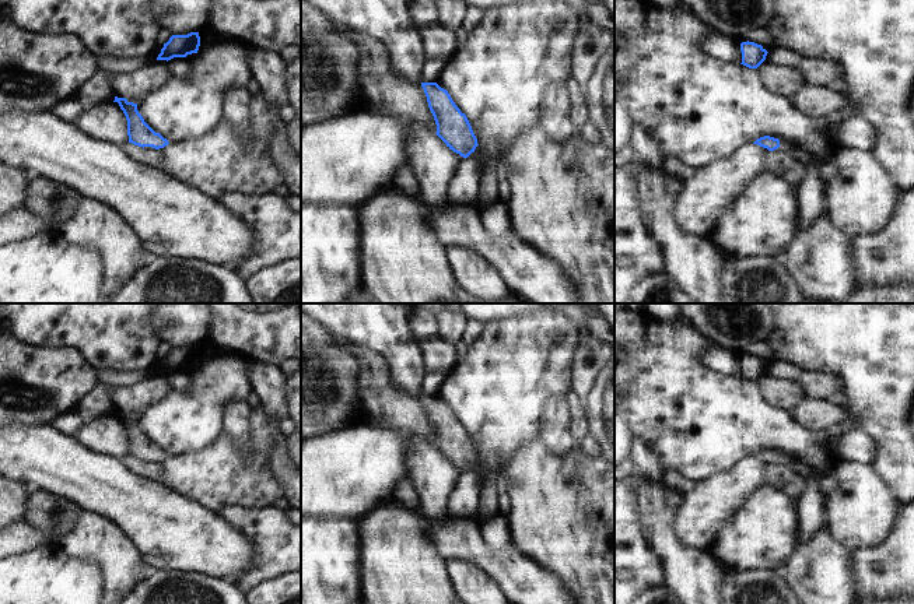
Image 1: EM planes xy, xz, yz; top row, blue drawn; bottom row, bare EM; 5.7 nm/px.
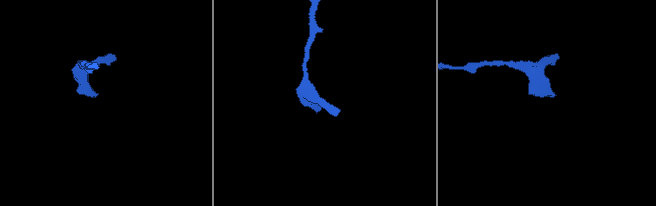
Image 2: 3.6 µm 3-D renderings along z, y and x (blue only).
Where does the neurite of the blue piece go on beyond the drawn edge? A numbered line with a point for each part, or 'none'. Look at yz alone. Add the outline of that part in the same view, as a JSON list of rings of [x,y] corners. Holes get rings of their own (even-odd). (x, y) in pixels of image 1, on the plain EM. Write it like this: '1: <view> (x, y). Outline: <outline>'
1: yz (785, 459). Outline: [[[774,449],[774,452],[780,453],[780,460],[774,463],[774,466],[792,466],[794,463],[798,463],[798,459],[791,457],[788,453],[785,453],[781,449]]]

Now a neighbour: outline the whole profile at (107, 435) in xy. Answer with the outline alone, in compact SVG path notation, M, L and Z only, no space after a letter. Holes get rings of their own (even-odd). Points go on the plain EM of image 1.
M105 415L83 424L76 438L98 454L119 460L129 454L127 433L118 415Z

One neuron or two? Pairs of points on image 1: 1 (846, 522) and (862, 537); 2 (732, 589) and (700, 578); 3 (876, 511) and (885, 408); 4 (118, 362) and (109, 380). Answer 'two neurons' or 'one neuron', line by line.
1: one neuron
2: two neurons
3: two neurons
4: two neurons

